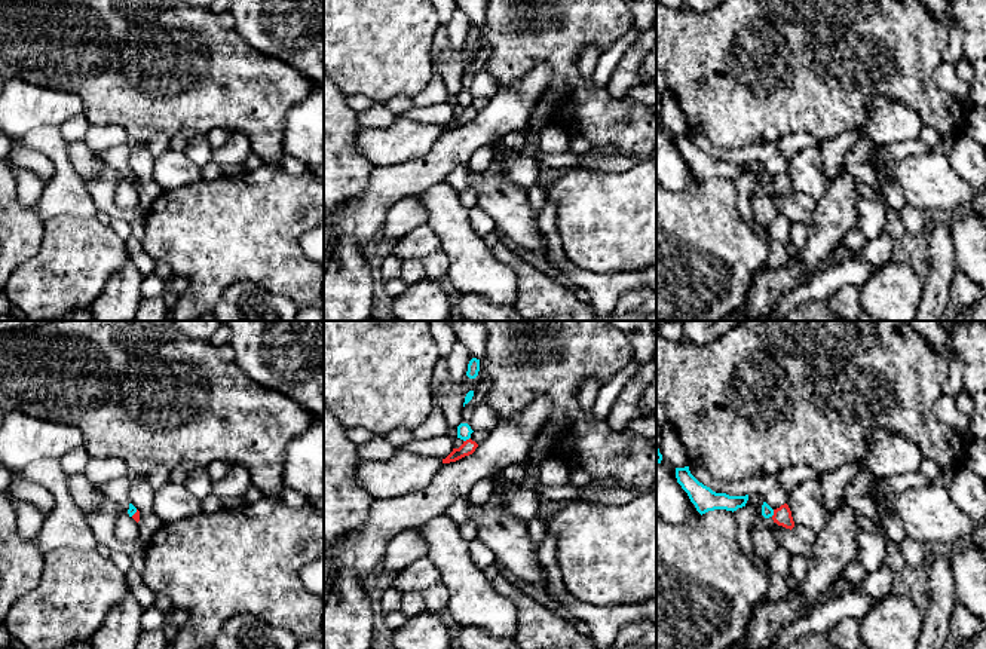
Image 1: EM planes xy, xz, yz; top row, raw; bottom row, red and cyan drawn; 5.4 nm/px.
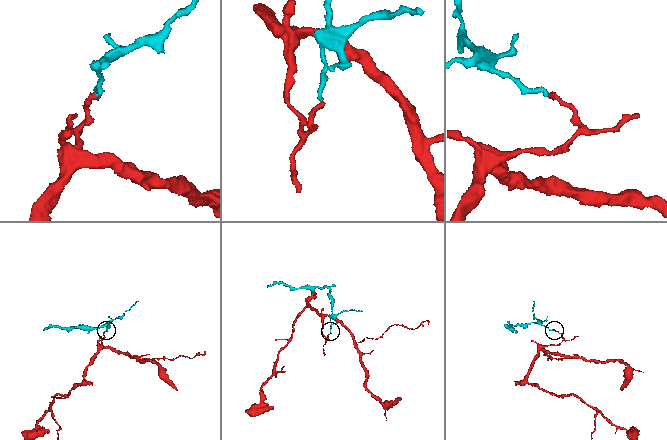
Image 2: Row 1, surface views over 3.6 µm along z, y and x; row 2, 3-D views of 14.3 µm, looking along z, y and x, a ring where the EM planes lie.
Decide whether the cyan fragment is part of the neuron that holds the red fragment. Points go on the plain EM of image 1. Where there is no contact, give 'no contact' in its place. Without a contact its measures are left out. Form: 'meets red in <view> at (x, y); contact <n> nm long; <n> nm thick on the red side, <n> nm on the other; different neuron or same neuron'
meets red in xz at (467, 107); contact 50 nm long; 80 nm thick on the red side, 80 nm on the other; different neuron

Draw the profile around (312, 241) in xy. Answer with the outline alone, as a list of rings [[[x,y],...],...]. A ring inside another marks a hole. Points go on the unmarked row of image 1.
[[[324,221],[301,235],[300,247],[309,260],[324,264]]]

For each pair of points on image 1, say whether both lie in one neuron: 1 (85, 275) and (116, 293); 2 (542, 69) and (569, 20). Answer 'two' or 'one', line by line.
1: two
2: two

